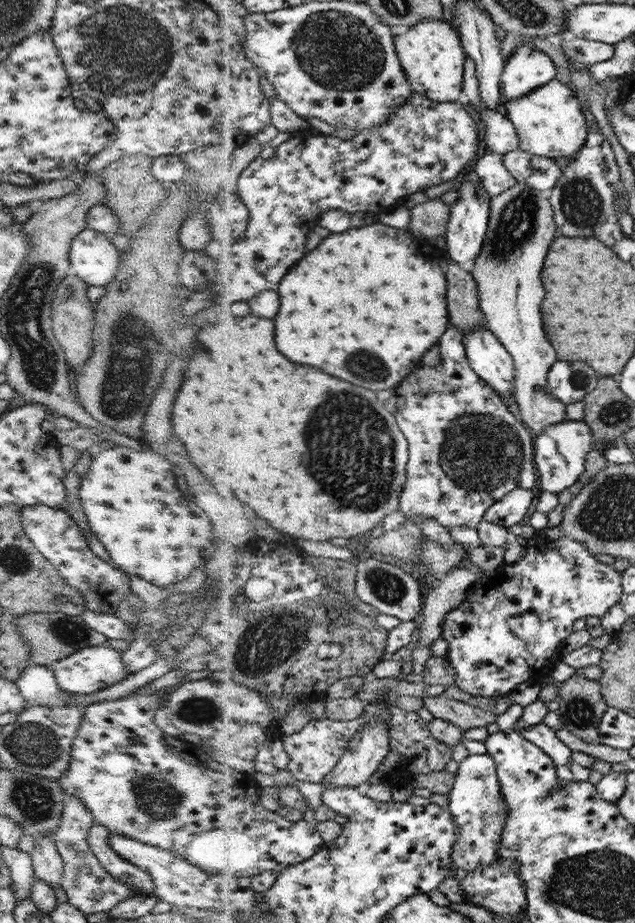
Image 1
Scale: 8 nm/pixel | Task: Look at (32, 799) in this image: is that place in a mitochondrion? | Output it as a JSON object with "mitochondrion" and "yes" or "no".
{"mitochondrion":"yes"}

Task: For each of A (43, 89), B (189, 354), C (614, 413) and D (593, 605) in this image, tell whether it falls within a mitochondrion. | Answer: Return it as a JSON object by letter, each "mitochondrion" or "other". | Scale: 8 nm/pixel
{"A":"other","B":"other","C":"mitochondrion","D":"other"}

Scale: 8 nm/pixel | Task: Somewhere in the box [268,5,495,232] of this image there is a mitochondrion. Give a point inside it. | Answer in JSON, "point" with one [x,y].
{"point":[337,50]}

